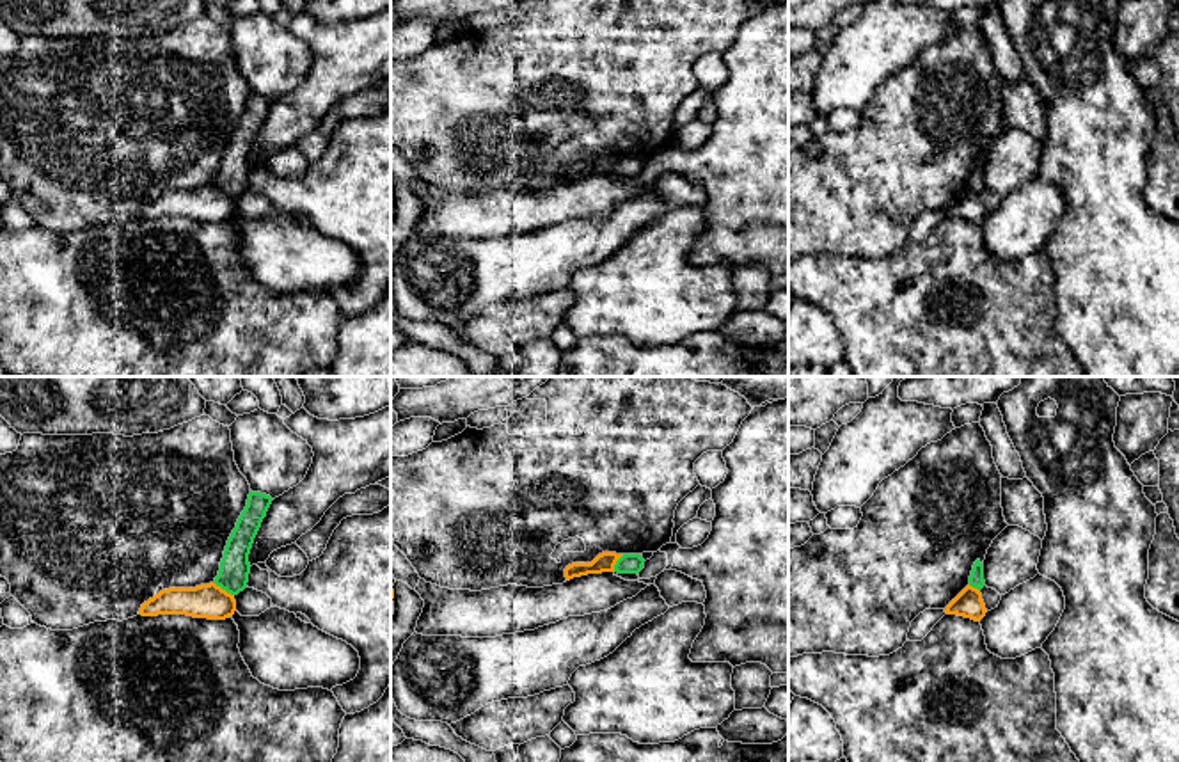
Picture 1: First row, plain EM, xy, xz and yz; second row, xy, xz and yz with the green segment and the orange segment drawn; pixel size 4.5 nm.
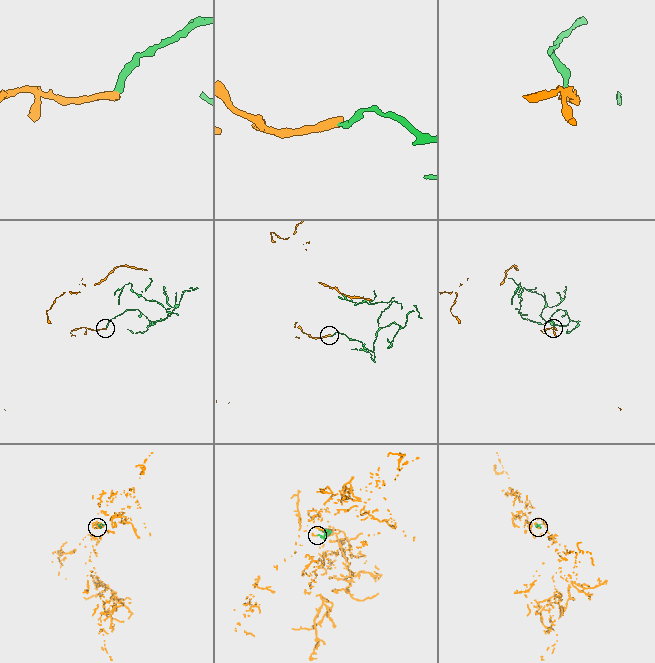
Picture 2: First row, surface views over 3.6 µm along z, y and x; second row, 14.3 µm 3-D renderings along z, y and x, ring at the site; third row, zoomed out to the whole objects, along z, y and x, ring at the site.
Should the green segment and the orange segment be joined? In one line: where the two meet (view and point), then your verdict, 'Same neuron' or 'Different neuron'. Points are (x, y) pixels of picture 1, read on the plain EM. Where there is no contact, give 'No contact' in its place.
Touches green at xy (224, 190). Different neuron

